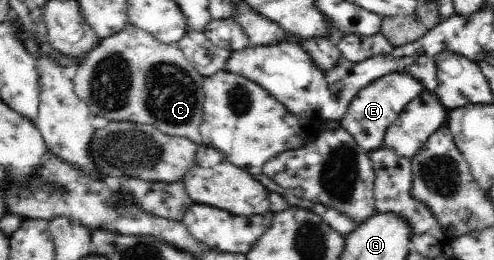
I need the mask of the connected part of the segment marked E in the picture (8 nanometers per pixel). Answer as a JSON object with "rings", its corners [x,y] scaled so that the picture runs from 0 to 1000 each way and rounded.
{"rings":[[[822,273],[783,281],[731,342],[709,388],[702,435],[690,458],[692,488],[719,531],[727,565],[733,565],[741,585],[771,569],[777,558],[783,492],[806,458],[808,438],[830,388],[852,369],[860,350],[866,346],[858,319]]]}

